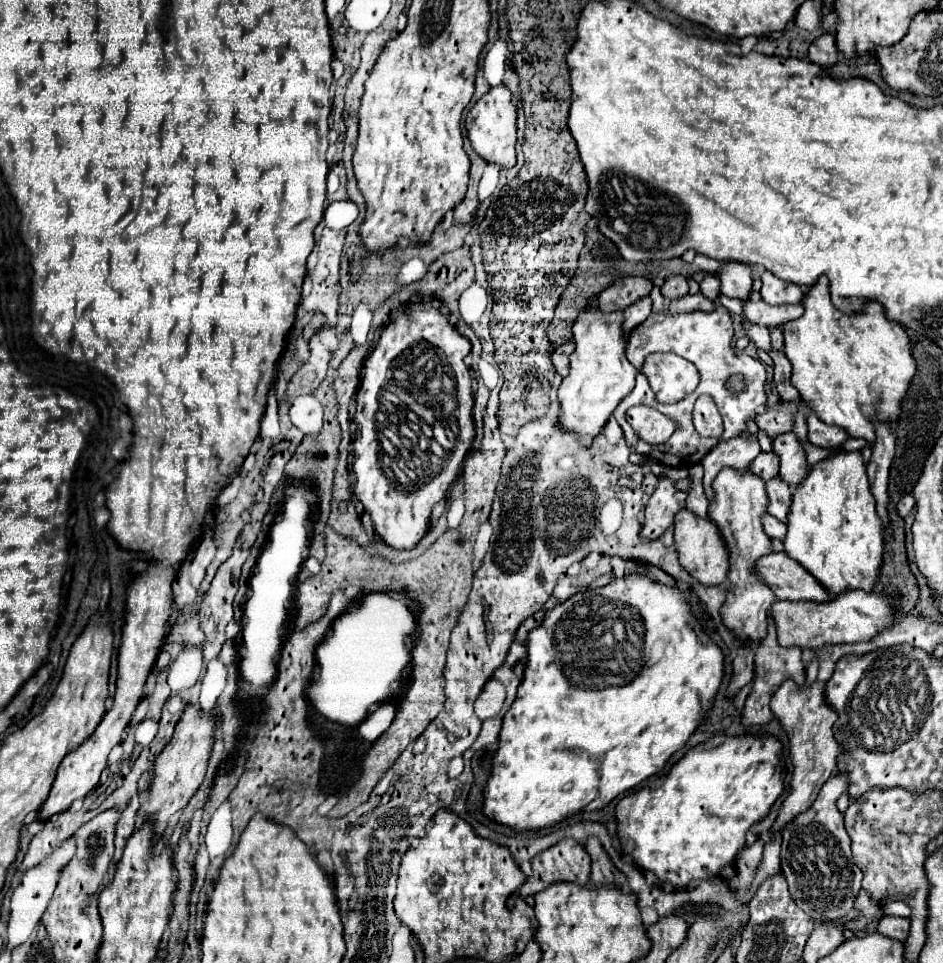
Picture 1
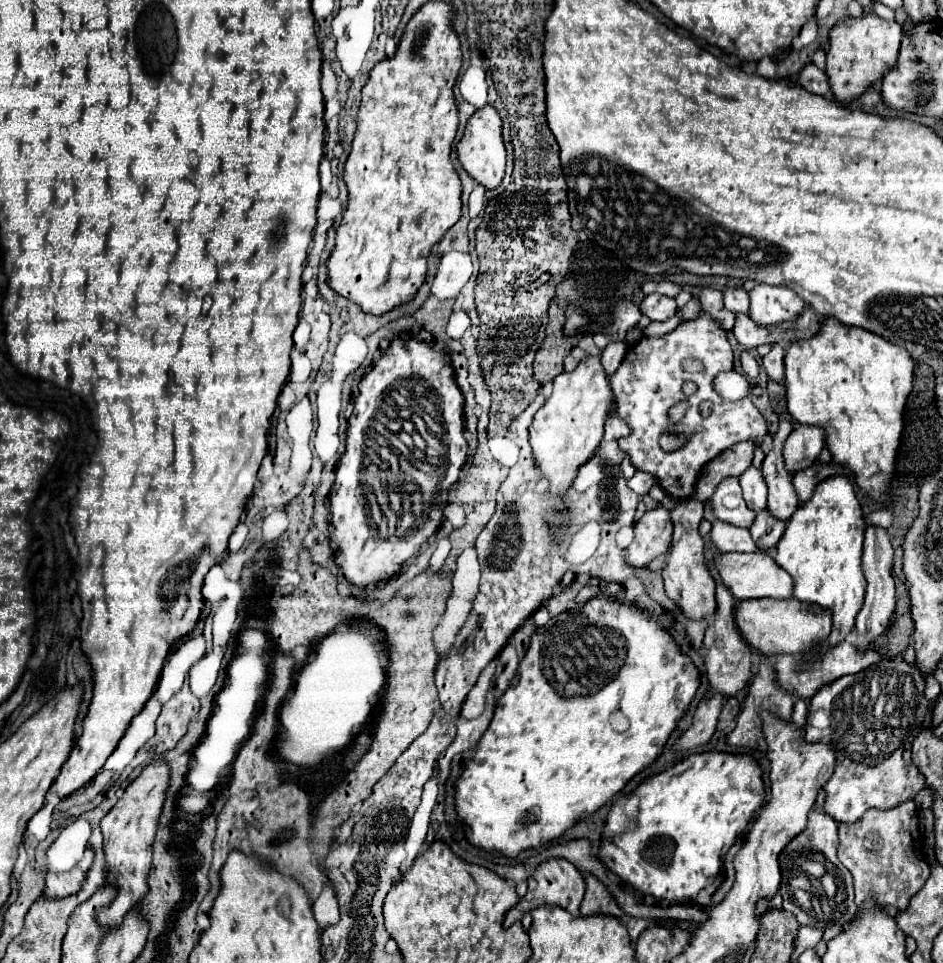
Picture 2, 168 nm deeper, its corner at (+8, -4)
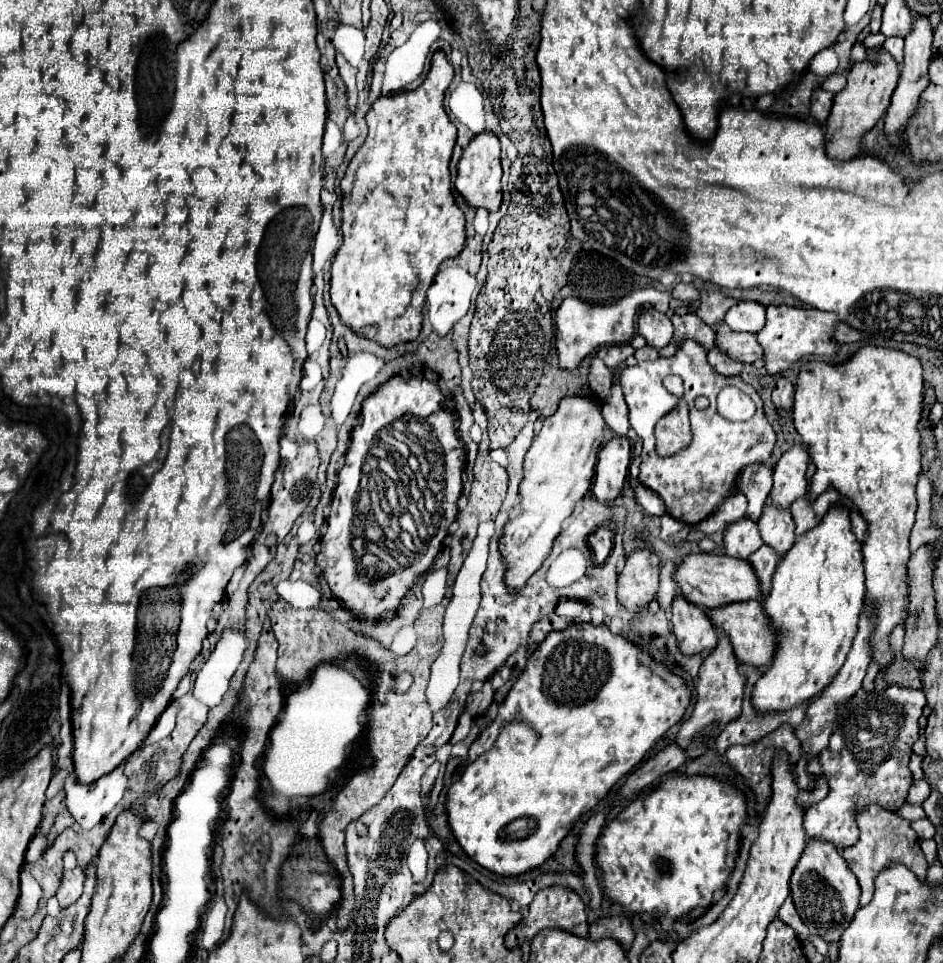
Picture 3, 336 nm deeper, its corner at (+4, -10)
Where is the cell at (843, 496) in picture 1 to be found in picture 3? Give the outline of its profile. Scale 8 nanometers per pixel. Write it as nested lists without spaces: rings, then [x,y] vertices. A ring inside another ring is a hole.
[[[832,503],[820,523],[796,539],[796,543],[780,559],[772,575],[772,589],[764,599],[764,607],[766,613],[770,613],[770,621],[780,633],[780,643],[772,667],[768,667],[754,685],[752,705],[756,707],[756,711],[786,711],[794,707],[794,703],[802,703],[824,691],[824,687],[836,677],[836,673],[844,665],[846,655],[852,647],[858,629],[858,615],[864,605],[864,595],[866,587],[862,567],[862,543],[852,533],[850,509],[844,503]]]

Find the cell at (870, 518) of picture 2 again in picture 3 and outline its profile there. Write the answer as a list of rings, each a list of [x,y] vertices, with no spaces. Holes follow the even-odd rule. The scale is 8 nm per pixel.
[[[851,510],[850,520],[852,523],[852,532],[860,541],[864,541],[864,539],[866,539],[866,529],[868,529],[866,519],[862,519],[862,515],[860,515],[858,511]]]

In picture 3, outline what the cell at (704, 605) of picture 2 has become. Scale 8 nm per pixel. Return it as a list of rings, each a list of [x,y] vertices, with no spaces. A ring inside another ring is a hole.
[[[676,595],[672,601],[672,625],[682,653],[708,653],[718,643],[718,629],[706,617],[708,609]]]

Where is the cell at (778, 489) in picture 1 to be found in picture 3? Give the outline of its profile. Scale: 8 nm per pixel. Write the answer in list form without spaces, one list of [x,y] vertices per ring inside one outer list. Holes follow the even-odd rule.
[[[762,545],[760,549],[756,549],[756,551],[748,557],[748,561],[750,561],[750,563],[752,563],[752,567],[756,569],[756,575],[758,575],[758,579],[760,579],[760,585],[762,585],[764,595],[768,595],[772,573],[774,573],[774,569],[776,569],[776,565],[778,565],[778,561],[780,561],[778,553],[776,553],[772,547]]]

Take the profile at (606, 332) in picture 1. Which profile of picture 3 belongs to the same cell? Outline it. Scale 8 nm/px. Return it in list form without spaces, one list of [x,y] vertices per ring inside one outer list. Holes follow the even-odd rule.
[[[594,395],[564,397],[556,413],[544,419],[524,459],[524,479],[520,483],[522,515],[510,519],[502,535],[502,555],[506,555],[506,563],[510,563],[510,573],[506,573],[510,587],[522,587],[526,579],[542,567],[552,551],[554,539],[562,531],[562,523],[572,515],[576,499],[588,493],[598,451],[604,443],[604,427],[600,403]]]

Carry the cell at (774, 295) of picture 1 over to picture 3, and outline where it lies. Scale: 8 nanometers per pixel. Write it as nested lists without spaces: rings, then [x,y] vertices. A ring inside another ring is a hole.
[[[768,305],[766,323],[756,333],[758,343],[764,349],[768,373],[782,373],[788,365],[806,355],[832,355],[838,343],[832,339],[832,327],[838,321],[836,315],[828,315],[814,307],[792,307],[792,305]]]

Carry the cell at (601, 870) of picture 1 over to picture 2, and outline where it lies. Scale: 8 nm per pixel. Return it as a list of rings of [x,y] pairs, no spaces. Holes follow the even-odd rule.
[[[586,875],[586,895],[580,905],[580,913],[582,917],[590,917],[590,915],[610,915],[616,919],[624,917],[614,897],[594,875]]]

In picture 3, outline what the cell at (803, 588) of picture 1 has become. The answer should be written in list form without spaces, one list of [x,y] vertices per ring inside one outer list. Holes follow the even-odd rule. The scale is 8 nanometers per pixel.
[[[714,553],[686,555],[684,561],[678,563],[674,579],[676,579],[678,593],[682,593],[688,601],[708,609],[724,607],[726,603],[762,599],[762,589],[760,589],[756,571],[746,559],[734,559],[728,555],[714,555]]]

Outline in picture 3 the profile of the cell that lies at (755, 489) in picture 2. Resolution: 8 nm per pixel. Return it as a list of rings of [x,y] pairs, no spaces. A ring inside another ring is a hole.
[[[750,517],[732,523],[724,531],[724,547],[730,557],[748,559],[750,553],[754,553],[762,545],[762,537],[758,531],[758,523]]]

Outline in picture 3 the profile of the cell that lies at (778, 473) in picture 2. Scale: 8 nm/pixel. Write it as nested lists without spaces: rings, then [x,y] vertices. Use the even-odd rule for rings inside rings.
[[[776,503],[764,505],[764,511],[758,519],[762,539],[766,545],[774,547],[782,557],[796,541],[796,523],[788,507],[778,507]]]

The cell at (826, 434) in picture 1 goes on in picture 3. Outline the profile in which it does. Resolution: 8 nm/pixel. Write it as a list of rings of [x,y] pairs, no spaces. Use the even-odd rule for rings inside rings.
[[[804,443],[790,447],[782,459],[774,467],[774,487],[770,491],[770,499],[776,505],[790,507],[798,495],[808,493],[806,469],[810,465],[810,453]]]

